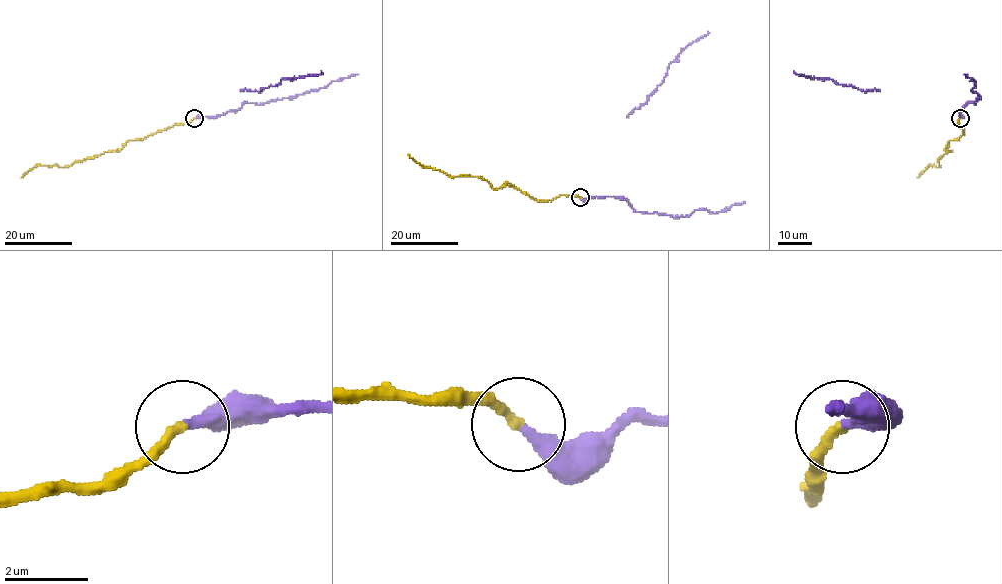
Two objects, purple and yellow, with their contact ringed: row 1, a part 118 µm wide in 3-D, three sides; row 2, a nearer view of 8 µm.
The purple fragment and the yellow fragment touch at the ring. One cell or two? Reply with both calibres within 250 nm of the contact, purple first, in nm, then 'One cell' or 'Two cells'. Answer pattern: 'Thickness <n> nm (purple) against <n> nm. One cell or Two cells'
Thickness 280 nm (purple) against 240 nm. One cell

